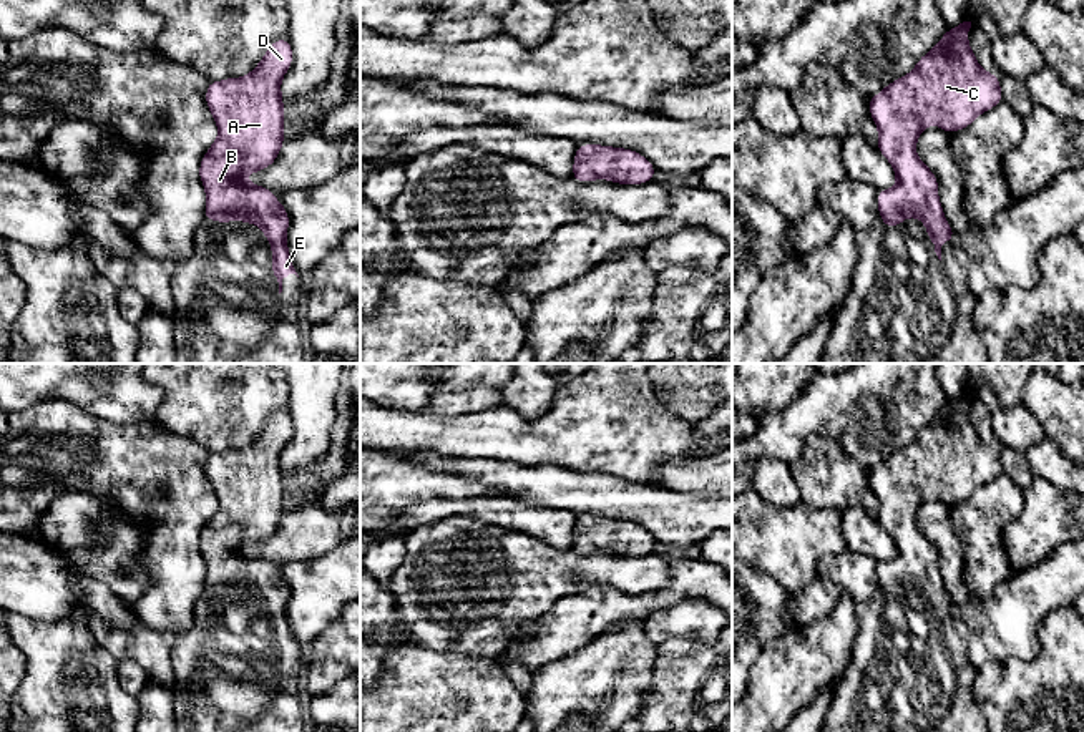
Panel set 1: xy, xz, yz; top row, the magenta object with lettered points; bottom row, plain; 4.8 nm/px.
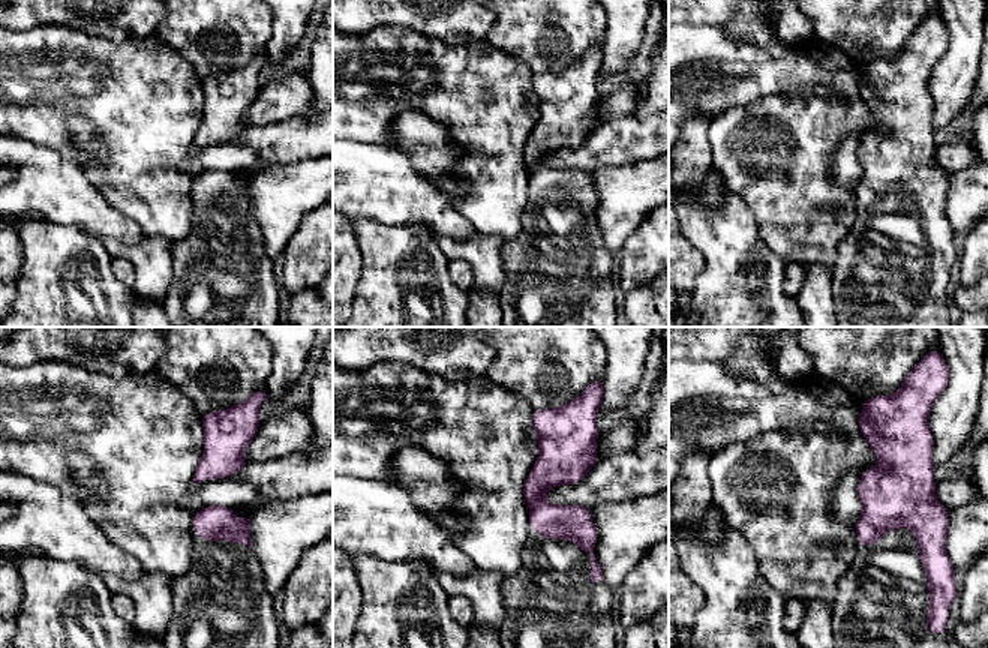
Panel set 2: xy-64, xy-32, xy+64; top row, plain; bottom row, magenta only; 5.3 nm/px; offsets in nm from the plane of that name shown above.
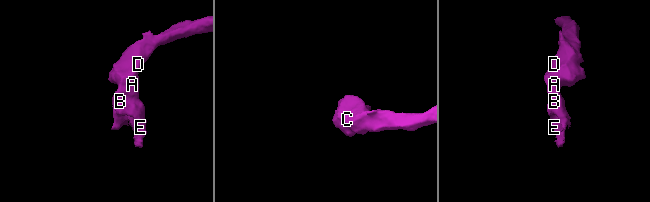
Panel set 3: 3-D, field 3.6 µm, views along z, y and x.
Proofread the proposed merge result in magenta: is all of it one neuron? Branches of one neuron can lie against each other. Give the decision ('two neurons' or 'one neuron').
one neuron

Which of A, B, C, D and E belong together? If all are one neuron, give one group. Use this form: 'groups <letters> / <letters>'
groups A B C D E

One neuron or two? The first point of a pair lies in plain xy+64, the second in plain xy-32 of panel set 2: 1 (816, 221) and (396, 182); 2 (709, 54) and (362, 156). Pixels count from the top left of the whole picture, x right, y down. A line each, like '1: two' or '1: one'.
1: two
2: two

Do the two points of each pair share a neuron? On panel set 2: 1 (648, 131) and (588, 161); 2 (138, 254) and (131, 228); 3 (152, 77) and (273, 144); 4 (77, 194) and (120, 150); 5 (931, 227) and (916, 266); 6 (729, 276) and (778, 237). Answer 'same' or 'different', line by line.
1: same
2: different
3: different
4: different
5: same
6: different

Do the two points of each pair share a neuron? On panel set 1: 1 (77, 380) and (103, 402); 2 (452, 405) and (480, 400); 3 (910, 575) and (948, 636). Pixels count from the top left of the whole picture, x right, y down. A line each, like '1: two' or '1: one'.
1: one
2: one
3: one

